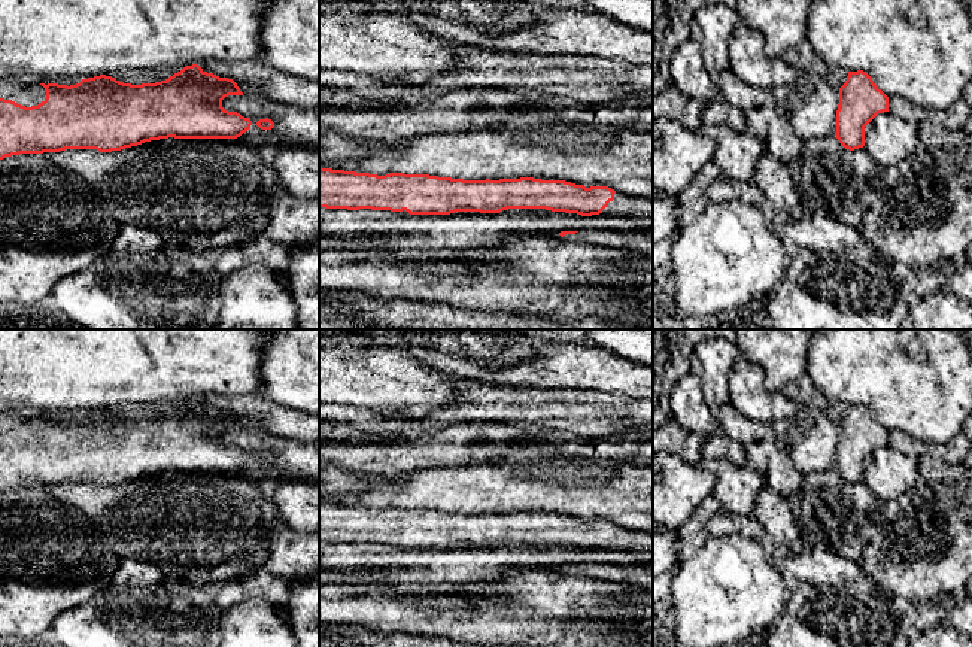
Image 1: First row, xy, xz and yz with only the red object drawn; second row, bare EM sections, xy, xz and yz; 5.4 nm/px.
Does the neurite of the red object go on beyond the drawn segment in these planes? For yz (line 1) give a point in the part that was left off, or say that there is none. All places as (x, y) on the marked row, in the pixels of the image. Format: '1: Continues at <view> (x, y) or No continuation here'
1: No continuation here

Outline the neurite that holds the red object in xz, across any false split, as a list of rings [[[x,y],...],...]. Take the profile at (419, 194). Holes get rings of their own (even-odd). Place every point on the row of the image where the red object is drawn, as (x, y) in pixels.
[[[319,167],[319,207],[450,215],[546,209],[581,216],[653,222],[653,198],[616,192],[608,186],[575,185],[534,177],[464,180],[429,174],[385,176]]]

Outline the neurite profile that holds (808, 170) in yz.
[[[835,134],[804,142],[801,155],[789,164],[802,207],[827,212],[854,228],[868,215],[878,167],[865,148],[845,149]]]

